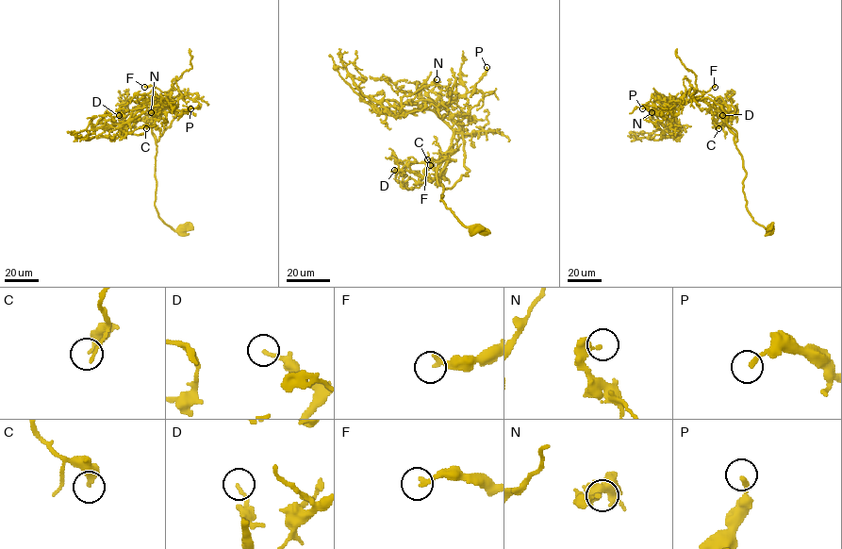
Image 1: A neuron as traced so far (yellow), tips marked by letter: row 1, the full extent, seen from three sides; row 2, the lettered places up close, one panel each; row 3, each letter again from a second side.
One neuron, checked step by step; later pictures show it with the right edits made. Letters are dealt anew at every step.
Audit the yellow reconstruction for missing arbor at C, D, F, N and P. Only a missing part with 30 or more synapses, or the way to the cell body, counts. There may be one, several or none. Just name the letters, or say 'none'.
none

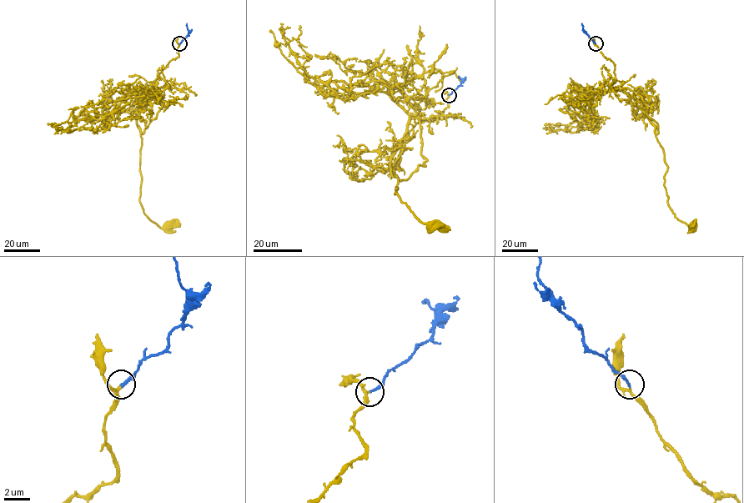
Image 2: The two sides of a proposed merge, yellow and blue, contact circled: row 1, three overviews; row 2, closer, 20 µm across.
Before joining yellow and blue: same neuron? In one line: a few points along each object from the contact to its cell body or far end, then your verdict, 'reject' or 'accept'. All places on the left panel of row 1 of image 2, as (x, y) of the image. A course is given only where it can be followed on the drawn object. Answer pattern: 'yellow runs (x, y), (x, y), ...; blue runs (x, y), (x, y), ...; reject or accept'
yellow runs (179, 43), (178, 56), (145, 94), (136, 118), (142, 138), (140, 203), (149, 219), (166, 227); blue runs (179, 43), (188, 34), (187, 23); accept

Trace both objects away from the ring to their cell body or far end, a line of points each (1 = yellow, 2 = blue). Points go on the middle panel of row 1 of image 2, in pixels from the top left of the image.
1: (449, 94), (448, 106), (433, 121), (409, 120), (392, 158), (390, 173), (398, 178), (394, 193), (431, 226)
2: (449, 94), (460, 84), (459, 76)

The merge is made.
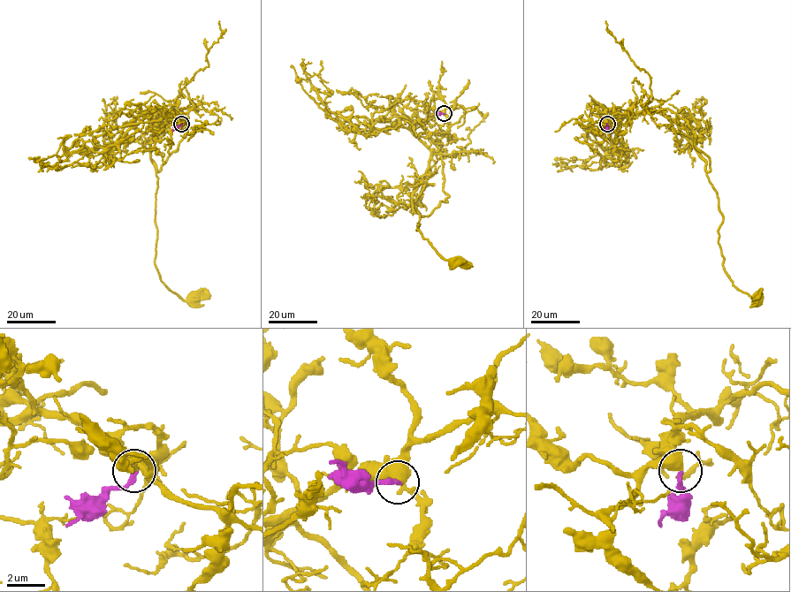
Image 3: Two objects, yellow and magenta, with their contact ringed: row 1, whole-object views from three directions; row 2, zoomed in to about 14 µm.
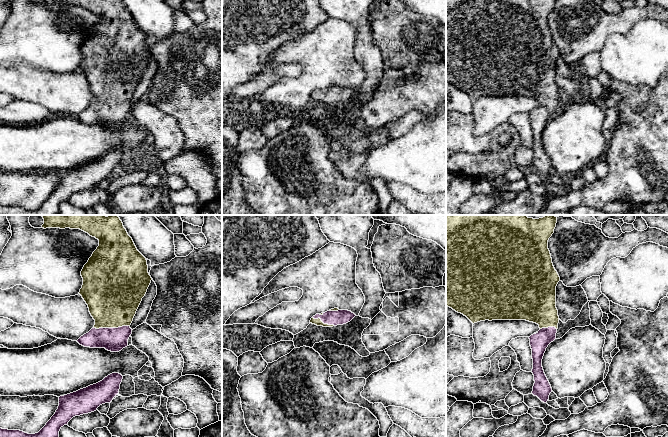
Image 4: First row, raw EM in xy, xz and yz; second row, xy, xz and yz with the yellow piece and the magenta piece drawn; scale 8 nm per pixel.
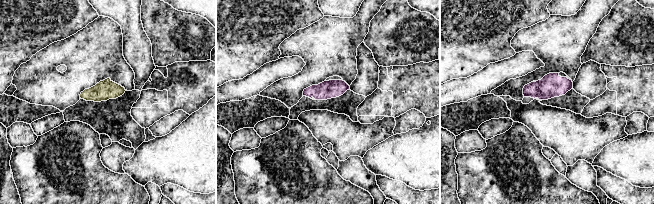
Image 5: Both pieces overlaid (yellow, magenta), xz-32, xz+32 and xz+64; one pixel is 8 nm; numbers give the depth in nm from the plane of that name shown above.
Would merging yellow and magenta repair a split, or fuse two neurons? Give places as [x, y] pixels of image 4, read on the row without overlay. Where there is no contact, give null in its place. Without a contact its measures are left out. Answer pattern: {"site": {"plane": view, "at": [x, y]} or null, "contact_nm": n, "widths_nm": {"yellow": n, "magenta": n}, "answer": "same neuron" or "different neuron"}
{"site": {"plane": "xy", "at": [111, 103]}, "contact_nm": 300, "widths_nm": {"yellow": 440, "magenta": 190}, "answer": "same neuron"}

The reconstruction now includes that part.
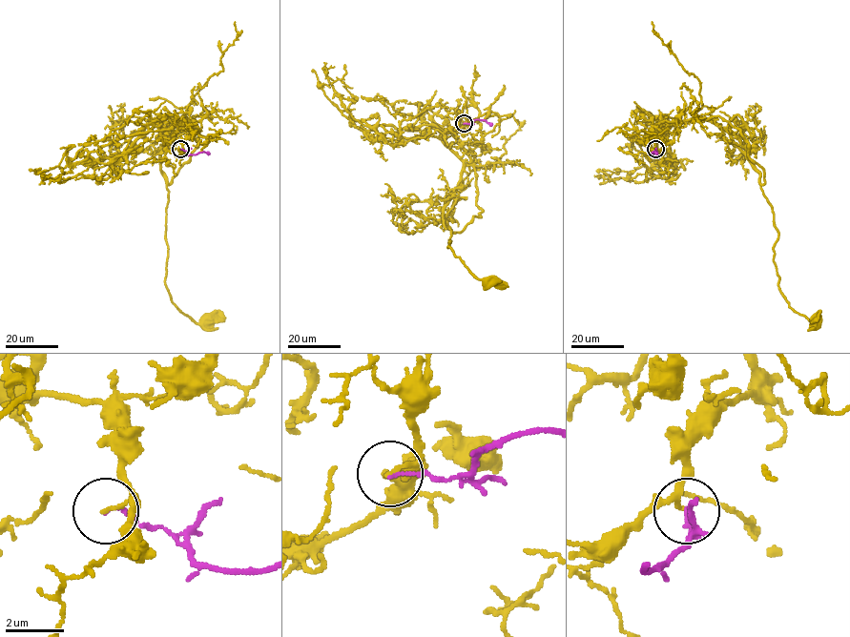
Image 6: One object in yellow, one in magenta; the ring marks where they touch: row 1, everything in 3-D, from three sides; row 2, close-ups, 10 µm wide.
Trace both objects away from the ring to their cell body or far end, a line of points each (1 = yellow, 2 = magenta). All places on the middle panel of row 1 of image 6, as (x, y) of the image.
1: (464, 123), (442, 135), (462, 161), (462, 180), (445, 208), (443, 224), (451, 230), (447, 247), (487, 282)
2: (464, 123), (480, 119), (492, 125)

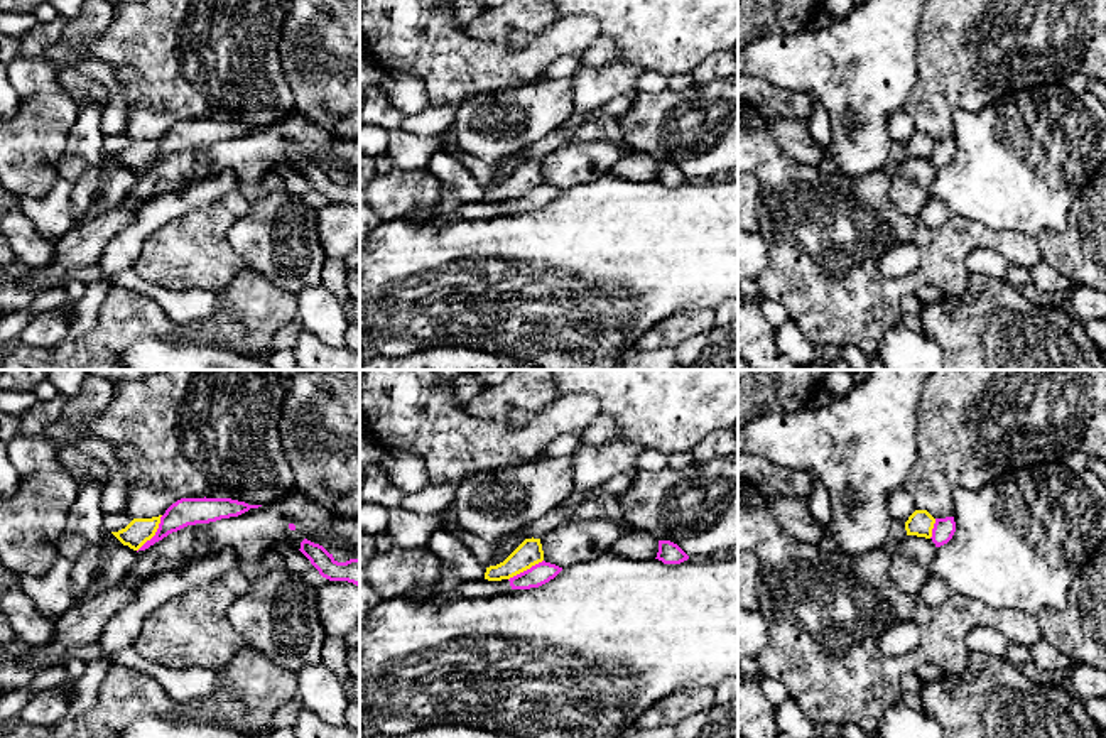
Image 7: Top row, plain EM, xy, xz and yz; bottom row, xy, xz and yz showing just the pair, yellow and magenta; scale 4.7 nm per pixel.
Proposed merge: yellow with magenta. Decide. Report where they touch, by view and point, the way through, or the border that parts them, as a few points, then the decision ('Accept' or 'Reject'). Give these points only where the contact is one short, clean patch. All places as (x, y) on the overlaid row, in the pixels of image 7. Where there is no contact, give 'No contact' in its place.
Touches yellow at xy (154, 534). Reject

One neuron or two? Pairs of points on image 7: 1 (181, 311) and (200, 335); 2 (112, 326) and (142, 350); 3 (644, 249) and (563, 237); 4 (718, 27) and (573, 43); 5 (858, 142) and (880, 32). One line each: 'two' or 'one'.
1: two
2: two
3: one
4: two
5: one

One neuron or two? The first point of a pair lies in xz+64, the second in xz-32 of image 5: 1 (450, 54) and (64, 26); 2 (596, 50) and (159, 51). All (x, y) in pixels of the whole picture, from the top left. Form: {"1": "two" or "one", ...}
{"1": "one", "2": "one"}

